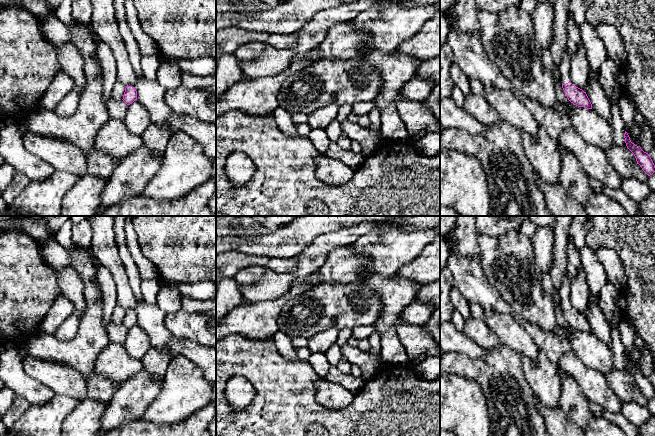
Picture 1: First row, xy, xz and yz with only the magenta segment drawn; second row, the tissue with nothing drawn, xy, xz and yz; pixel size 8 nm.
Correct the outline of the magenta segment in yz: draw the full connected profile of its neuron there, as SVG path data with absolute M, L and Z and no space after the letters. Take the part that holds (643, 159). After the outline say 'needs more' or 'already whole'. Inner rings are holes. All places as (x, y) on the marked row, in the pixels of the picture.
M626 131L624 134L624 138L627 148L634 154L636 161L640 165L642 170L648 176L652 175L655 172L655 165L649 154L644 152L640 146L637 146L634 143L632 143Z; already whole

